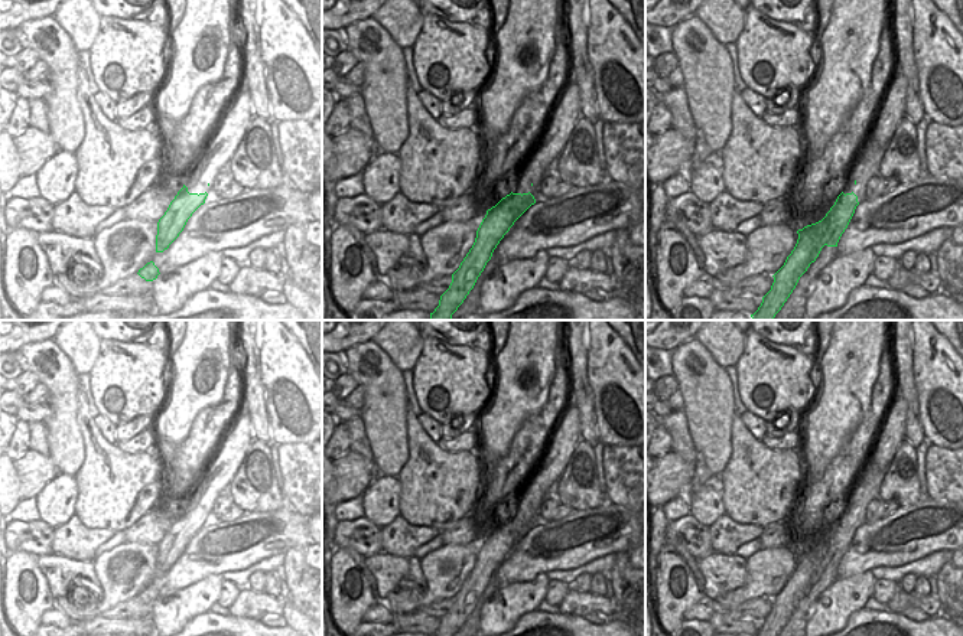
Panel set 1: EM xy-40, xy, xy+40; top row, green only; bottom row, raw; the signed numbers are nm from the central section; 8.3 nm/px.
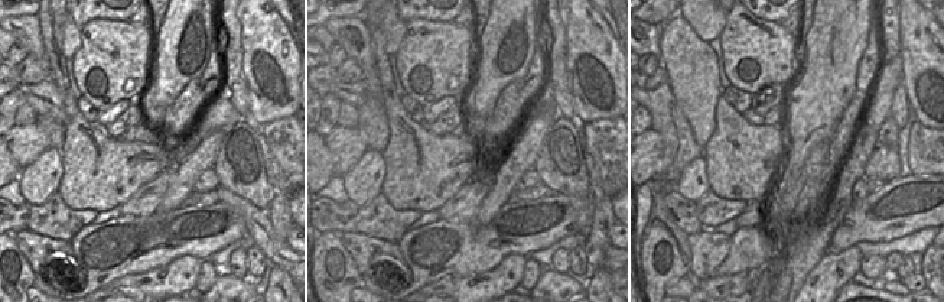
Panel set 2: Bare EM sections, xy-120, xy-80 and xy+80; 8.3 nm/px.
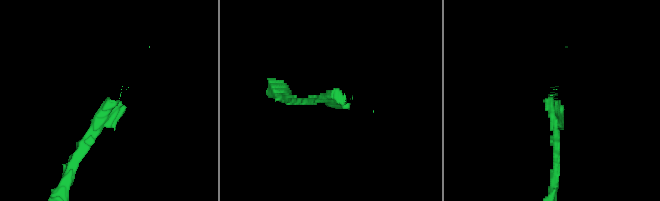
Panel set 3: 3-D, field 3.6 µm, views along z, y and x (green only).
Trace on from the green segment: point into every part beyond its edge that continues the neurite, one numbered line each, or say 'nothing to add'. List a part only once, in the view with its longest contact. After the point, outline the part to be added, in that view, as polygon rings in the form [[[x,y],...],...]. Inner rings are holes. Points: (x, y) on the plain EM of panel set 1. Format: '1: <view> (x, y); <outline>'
1: xy-40 (236, 443); [[[243,408],[225,434],[218,454],[185,505],[189,516],[205,516],[209,502],[221,493],[227,493],[253,440],[250,415]]]

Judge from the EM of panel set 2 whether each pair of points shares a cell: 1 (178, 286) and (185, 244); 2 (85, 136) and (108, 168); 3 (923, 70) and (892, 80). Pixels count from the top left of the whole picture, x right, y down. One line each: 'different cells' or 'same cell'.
1: different cells
2: same cell
3: different cells

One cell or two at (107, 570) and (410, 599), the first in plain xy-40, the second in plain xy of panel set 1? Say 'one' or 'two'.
one

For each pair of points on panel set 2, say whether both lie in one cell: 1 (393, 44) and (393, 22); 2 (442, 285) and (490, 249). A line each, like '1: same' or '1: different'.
1: same
2: different

